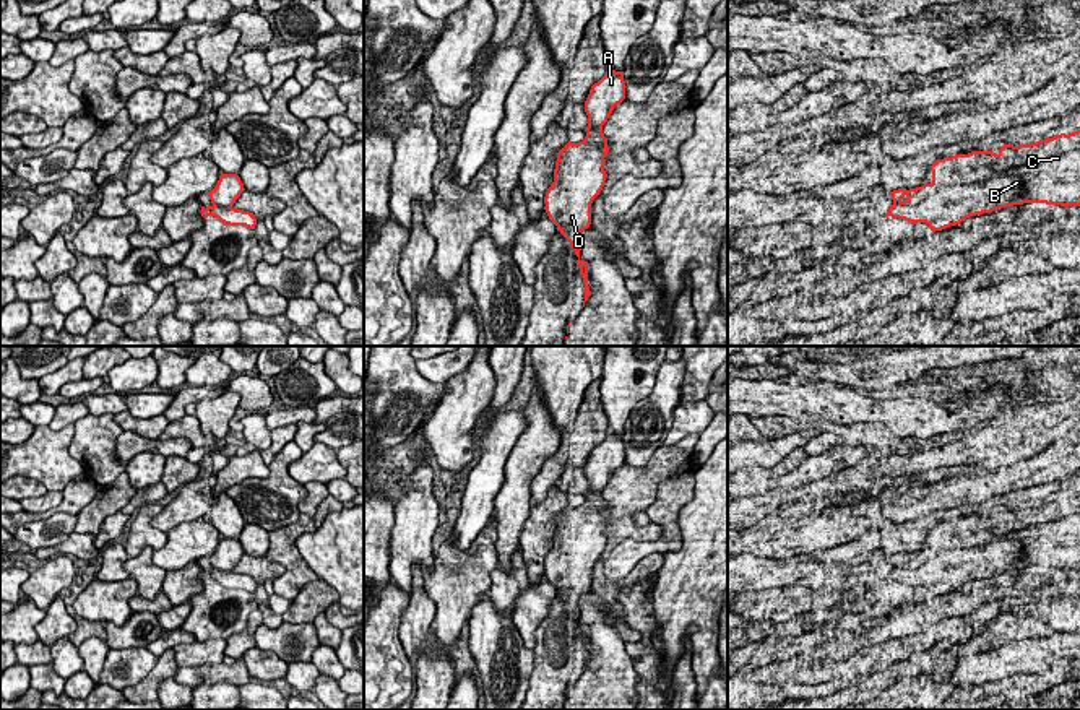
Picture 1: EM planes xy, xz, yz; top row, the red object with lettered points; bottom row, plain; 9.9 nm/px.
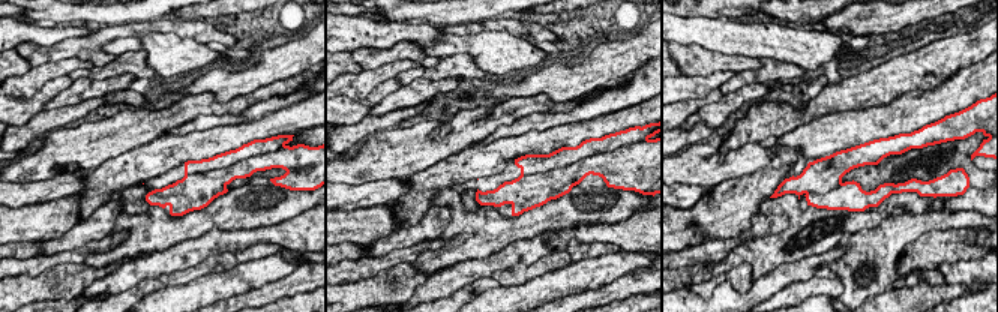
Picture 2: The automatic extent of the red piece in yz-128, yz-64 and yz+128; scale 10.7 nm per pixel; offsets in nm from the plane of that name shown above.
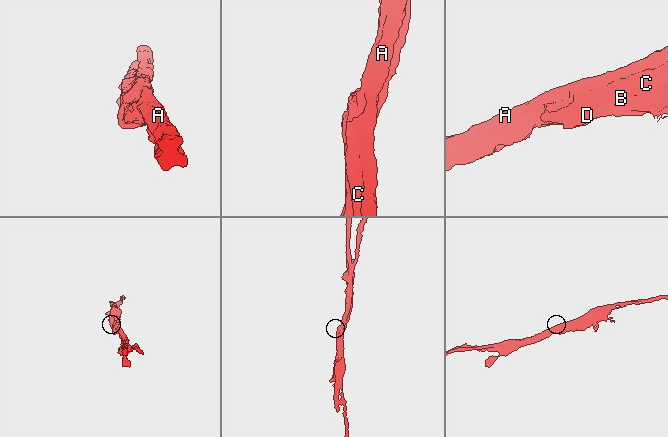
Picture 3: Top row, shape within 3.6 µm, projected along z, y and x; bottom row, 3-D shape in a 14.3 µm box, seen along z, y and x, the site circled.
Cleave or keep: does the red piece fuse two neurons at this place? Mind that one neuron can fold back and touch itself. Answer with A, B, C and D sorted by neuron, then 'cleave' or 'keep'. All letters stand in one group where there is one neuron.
A / B C D | cleave

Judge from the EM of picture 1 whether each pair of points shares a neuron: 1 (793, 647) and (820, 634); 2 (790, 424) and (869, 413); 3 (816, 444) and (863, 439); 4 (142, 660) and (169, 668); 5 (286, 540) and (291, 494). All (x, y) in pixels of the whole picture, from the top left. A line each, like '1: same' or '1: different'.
1: same
2: different
3: same
4: different
5: different

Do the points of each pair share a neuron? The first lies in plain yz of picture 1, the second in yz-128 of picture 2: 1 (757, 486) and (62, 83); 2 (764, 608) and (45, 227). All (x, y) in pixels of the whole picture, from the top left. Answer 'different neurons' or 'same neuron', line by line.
1: same neuron
2: same neuron

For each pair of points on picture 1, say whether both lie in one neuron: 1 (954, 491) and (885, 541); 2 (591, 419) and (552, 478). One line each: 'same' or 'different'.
1: different
2: same

